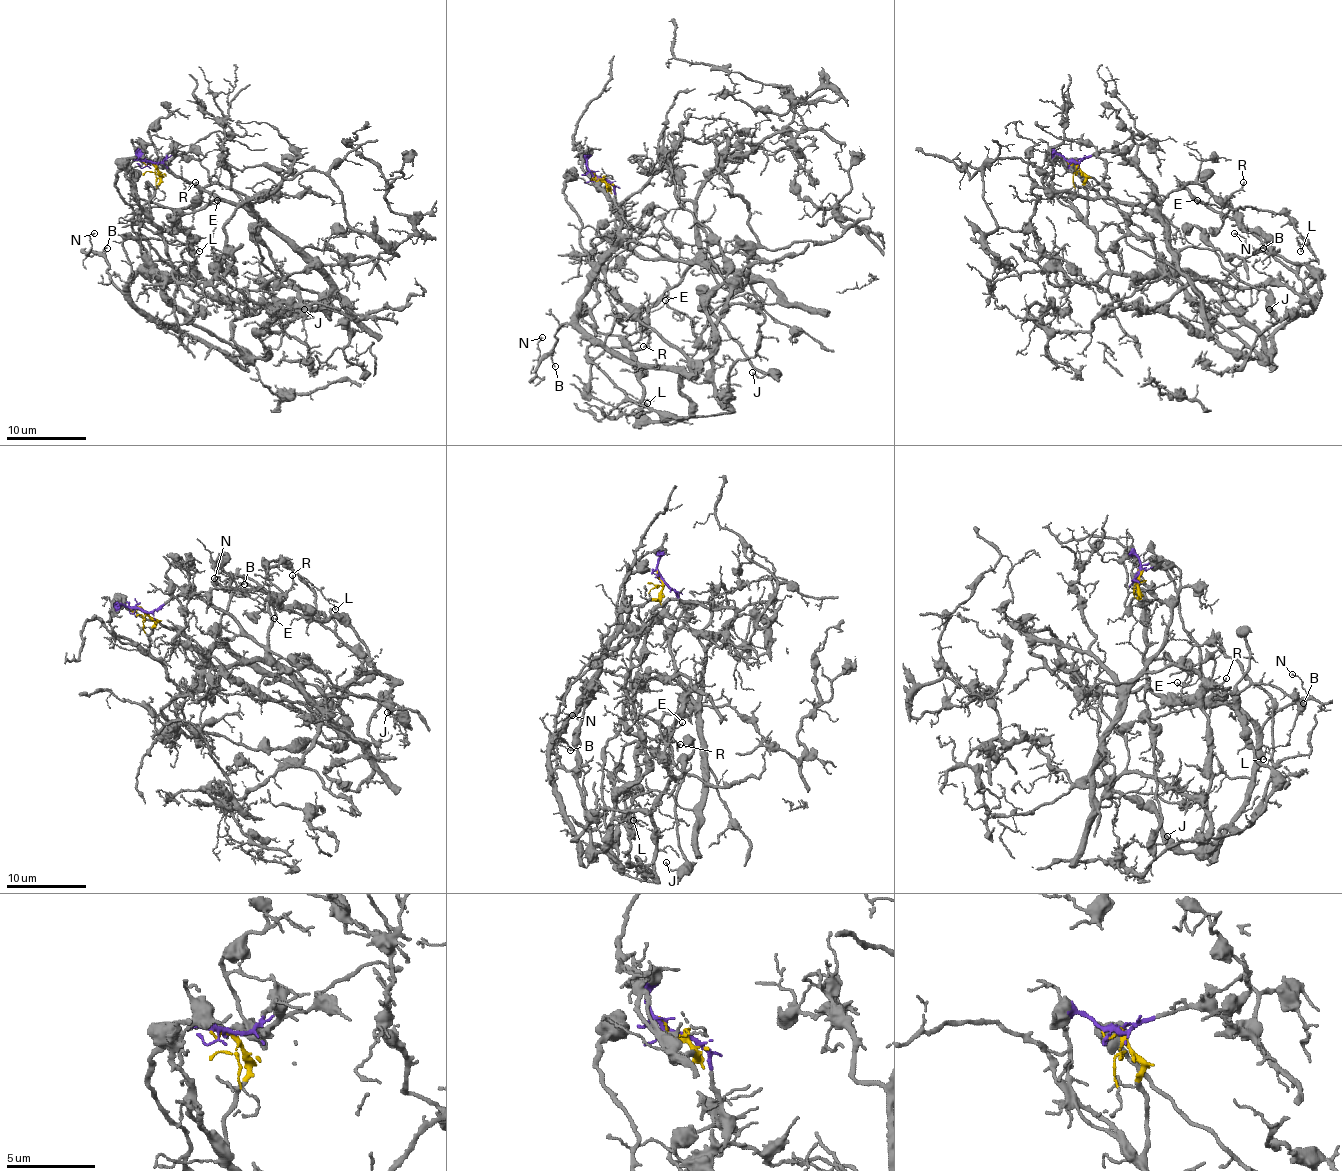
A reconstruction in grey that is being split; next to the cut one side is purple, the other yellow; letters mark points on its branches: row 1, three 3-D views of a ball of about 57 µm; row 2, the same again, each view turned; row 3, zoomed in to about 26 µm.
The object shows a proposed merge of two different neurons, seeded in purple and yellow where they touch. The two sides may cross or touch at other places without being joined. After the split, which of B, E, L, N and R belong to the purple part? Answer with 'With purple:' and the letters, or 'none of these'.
With purple: E, L, R

